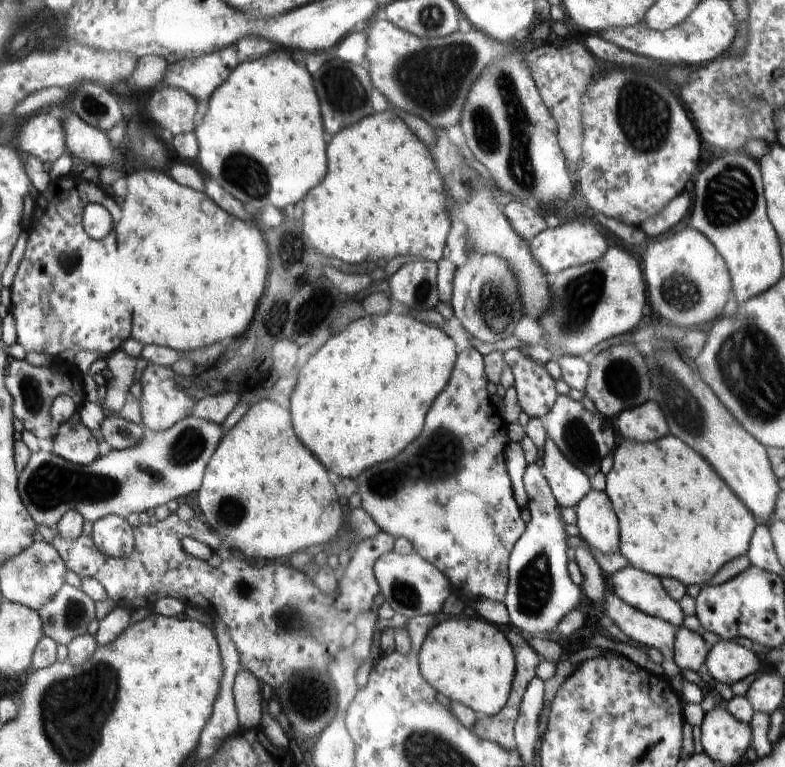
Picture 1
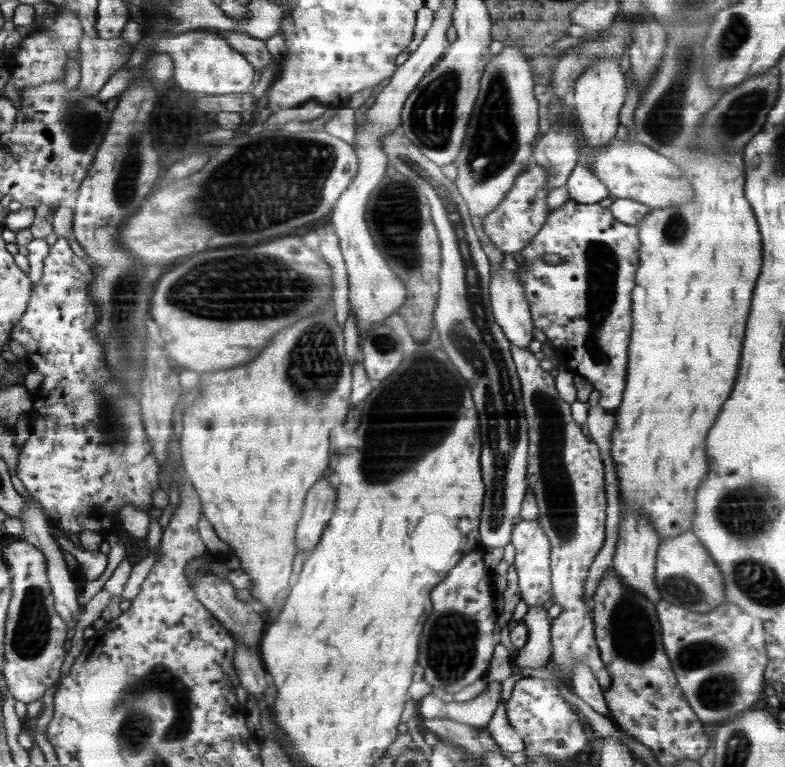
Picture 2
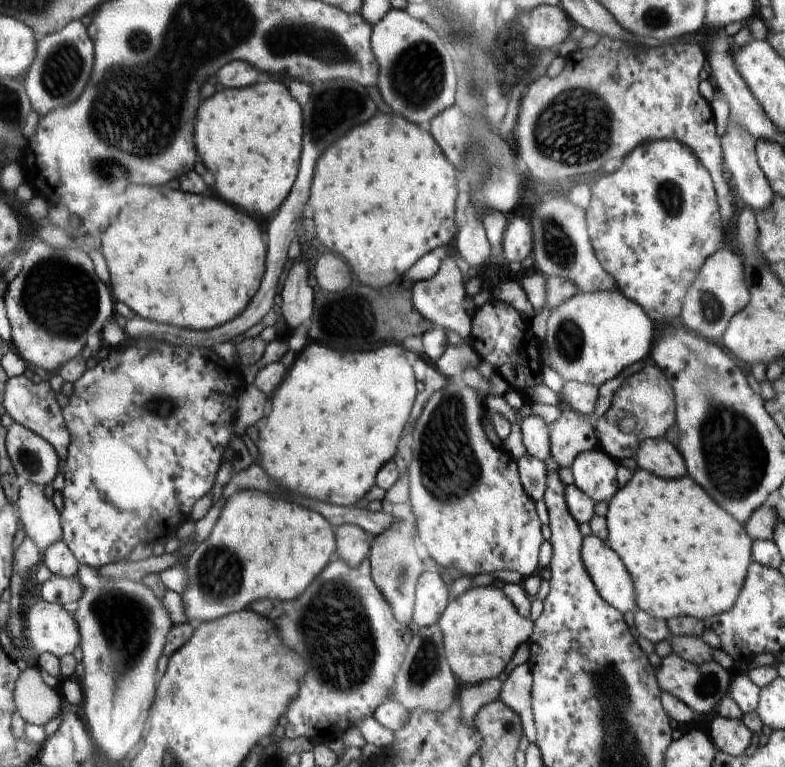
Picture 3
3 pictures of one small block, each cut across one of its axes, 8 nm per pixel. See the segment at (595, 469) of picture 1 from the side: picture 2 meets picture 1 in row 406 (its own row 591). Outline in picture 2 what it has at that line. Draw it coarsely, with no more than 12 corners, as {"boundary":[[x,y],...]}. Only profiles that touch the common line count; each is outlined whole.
{"boundary":[[510,347],[530,438],[528,488],[550,541],[551,659],[603,665],[588,568],[604,544],[596,443],[530,349]]}

